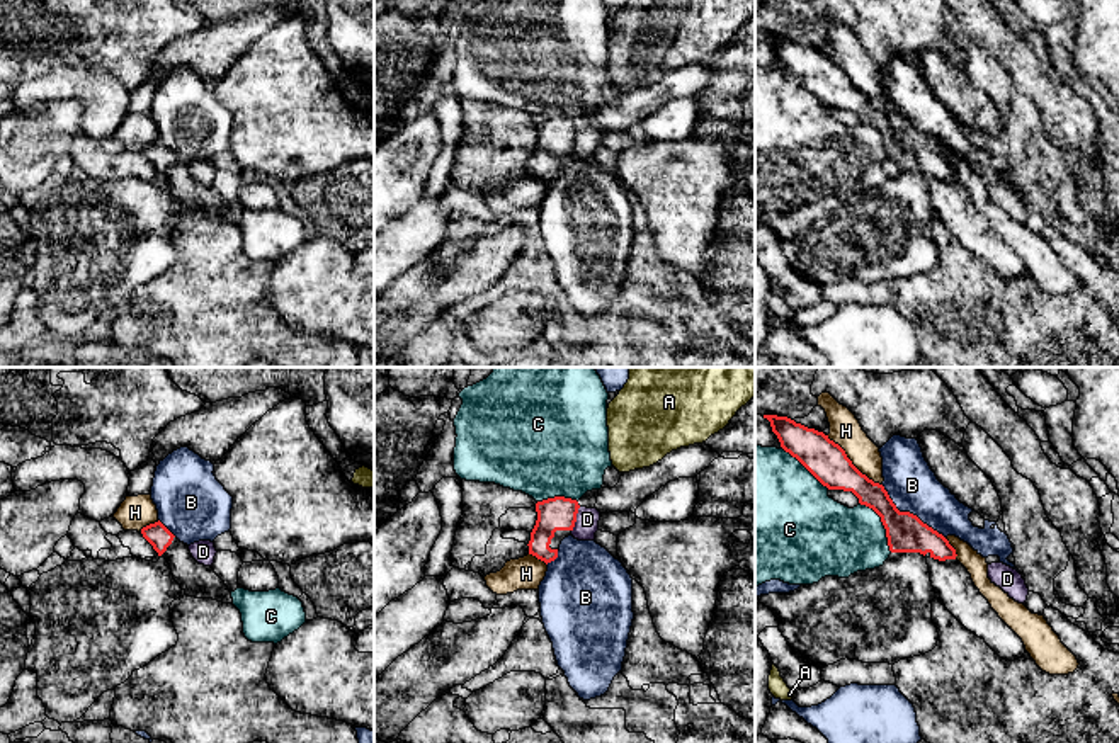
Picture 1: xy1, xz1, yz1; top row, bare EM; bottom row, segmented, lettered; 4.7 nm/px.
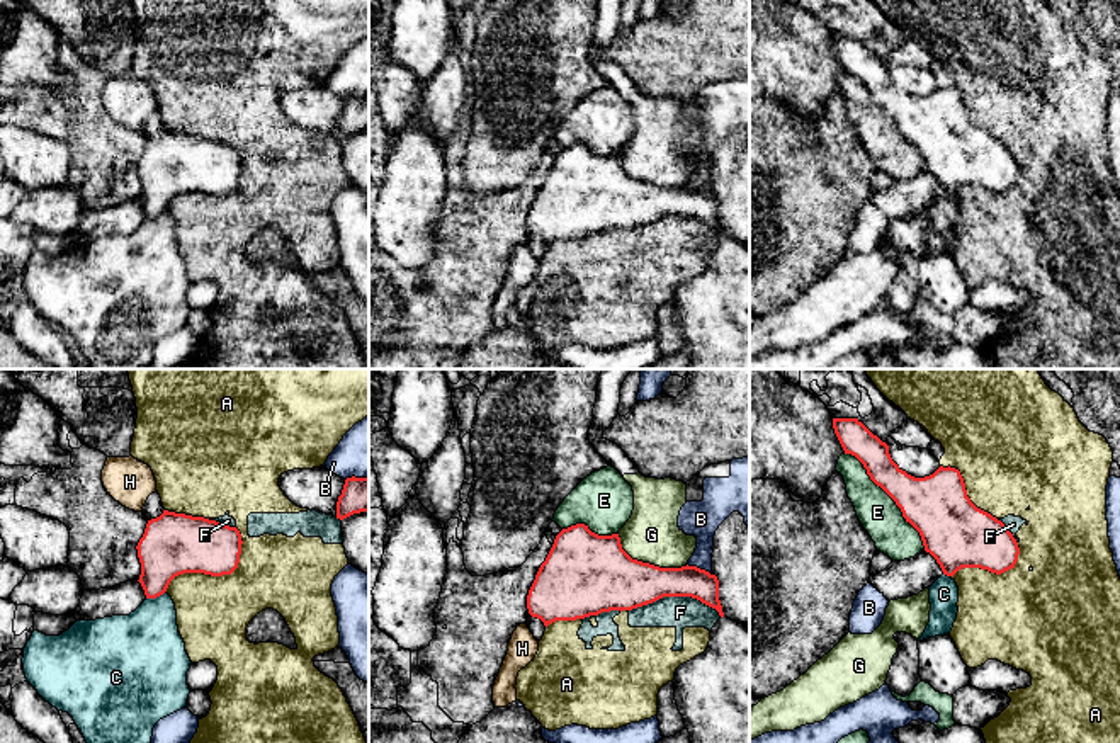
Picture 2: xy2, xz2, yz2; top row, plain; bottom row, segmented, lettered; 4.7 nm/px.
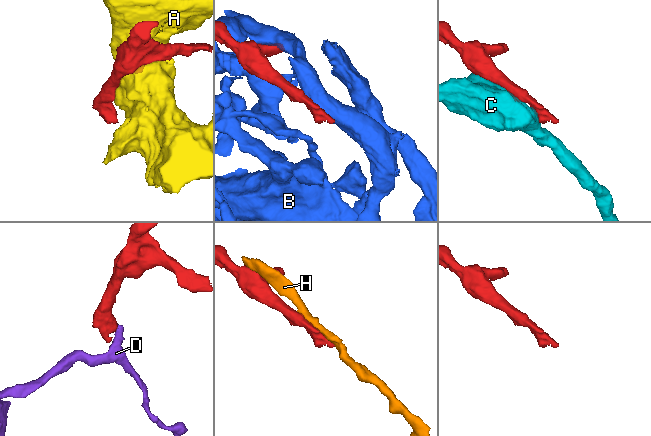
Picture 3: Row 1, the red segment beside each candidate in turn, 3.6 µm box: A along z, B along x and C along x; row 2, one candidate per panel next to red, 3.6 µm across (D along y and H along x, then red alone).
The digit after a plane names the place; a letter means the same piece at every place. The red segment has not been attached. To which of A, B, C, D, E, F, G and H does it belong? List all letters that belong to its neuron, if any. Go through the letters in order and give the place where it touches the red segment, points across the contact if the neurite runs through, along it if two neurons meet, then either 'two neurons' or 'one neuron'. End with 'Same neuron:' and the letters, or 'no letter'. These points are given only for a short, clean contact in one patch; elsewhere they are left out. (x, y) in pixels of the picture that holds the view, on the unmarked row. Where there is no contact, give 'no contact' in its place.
A: meets red in xy2 at (216, 194); two neurons
B: meets red in yz1 at (908, 131); two neurons
C: meets red in yz1 at (883, 143); two neurons
D: meets red in xz1 at (575, 138); border along xz1 (580, 126), (572, 150); two neurons
E: meets red in yz2 at (891, 116); two neurons
F: meets red in xz2 at (675, 215); two neurons
G: meets red in xz2 at (648, 182); two neurons
H: meets red in yz1 at (851, 82); two neurons
Same neuron: no letter

